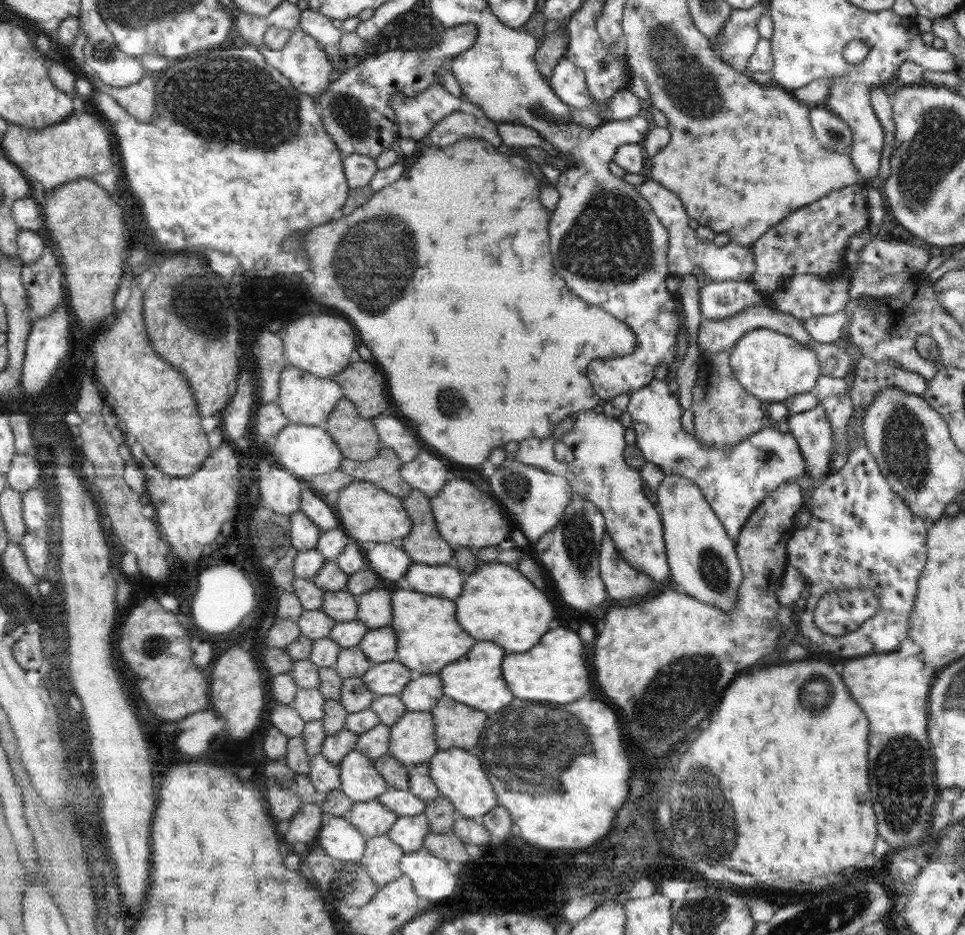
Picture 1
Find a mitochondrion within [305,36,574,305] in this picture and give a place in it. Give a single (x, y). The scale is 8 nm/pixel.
(351, 116)

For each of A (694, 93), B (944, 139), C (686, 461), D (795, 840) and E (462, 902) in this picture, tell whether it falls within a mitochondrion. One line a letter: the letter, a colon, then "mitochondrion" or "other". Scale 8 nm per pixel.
A: mitochondrion
B: mitochondrion
C: mitochondrion
D: other
E: other

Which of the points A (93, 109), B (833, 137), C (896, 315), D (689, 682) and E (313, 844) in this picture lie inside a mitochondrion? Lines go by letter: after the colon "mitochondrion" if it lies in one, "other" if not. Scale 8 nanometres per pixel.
A: other
B: mitochondrion
C: other
D: mitochondrion
E: other

